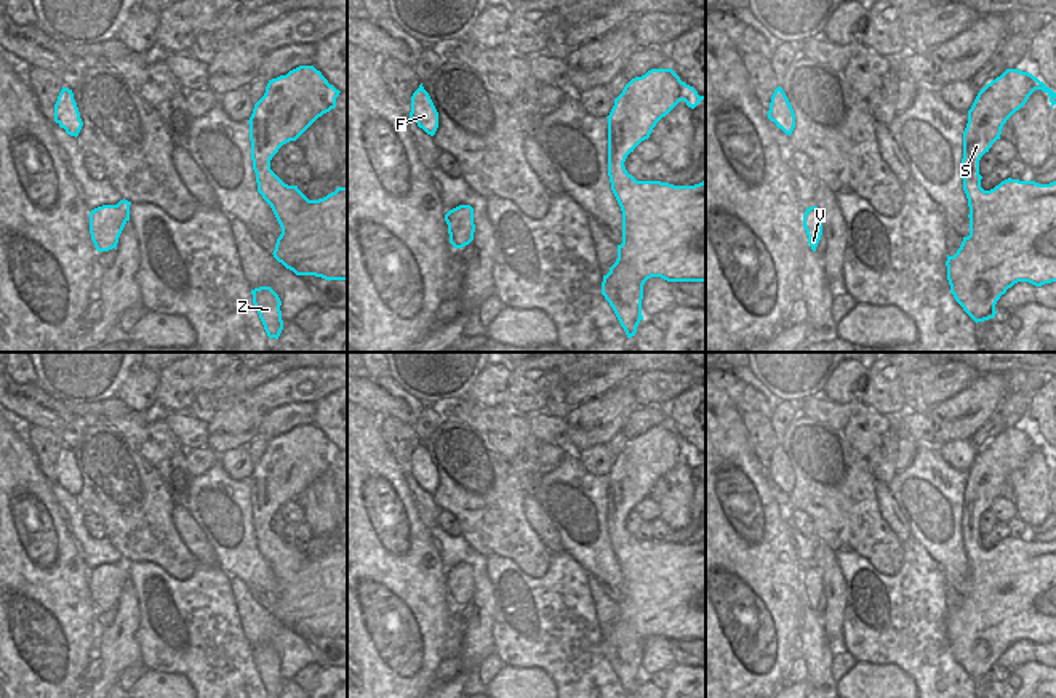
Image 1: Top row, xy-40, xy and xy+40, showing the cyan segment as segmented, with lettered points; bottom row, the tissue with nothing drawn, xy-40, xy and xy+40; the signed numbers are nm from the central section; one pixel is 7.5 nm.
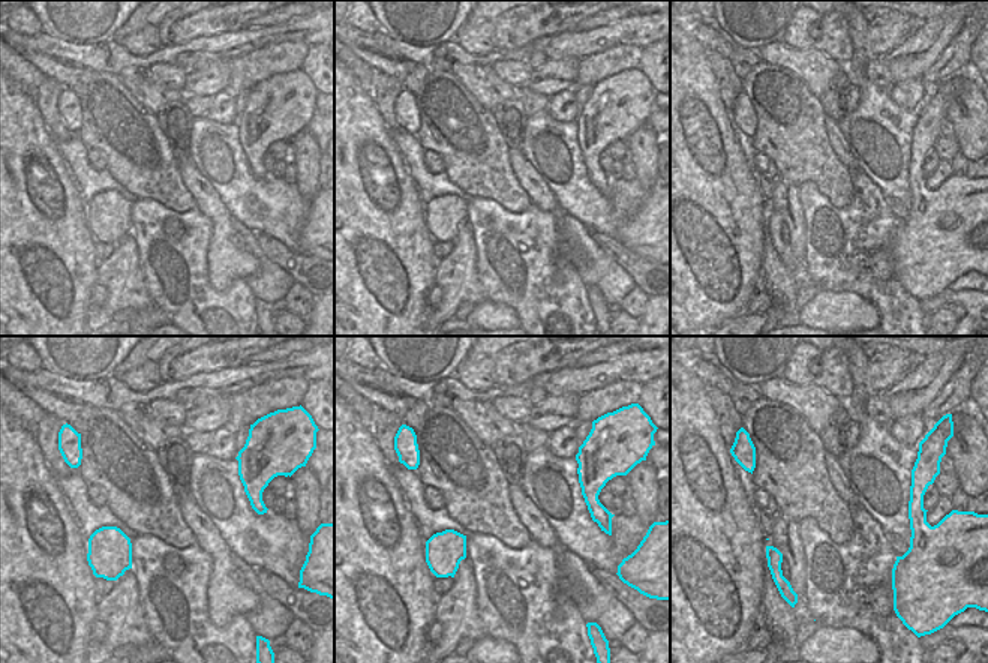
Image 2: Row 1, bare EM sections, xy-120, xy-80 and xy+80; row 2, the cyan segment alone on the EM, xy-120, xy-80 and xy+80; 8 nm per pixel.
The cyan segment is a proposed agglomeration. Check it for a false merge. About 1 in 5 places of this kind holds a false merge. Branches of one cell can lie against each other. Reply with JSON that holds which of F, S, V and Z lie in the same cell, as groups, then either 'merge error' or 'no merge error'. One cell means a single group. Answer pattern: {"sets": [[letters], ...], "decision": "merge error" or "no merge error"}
{"sets": [["F", "S", "V", "Z"]], "decision": "no merge error"}

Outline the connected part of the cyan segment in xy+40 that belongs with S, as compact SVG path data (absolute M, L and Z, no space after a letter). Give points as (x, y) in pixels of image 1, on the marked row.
M1006 69L987 83L968 110L963 131L962 179L970 207L970 235L954 256L947 255L947 280L950 293L963 311L978 323L994 319L995 304L1018 282L1035 287L1056 282L1056 181L1038 184L1035 181L1005 179L990 191L981 187L979 160L1000 139L1006 120L1019 110L1035 91L1050 96L1051 109L1056 93L1029 72Z

